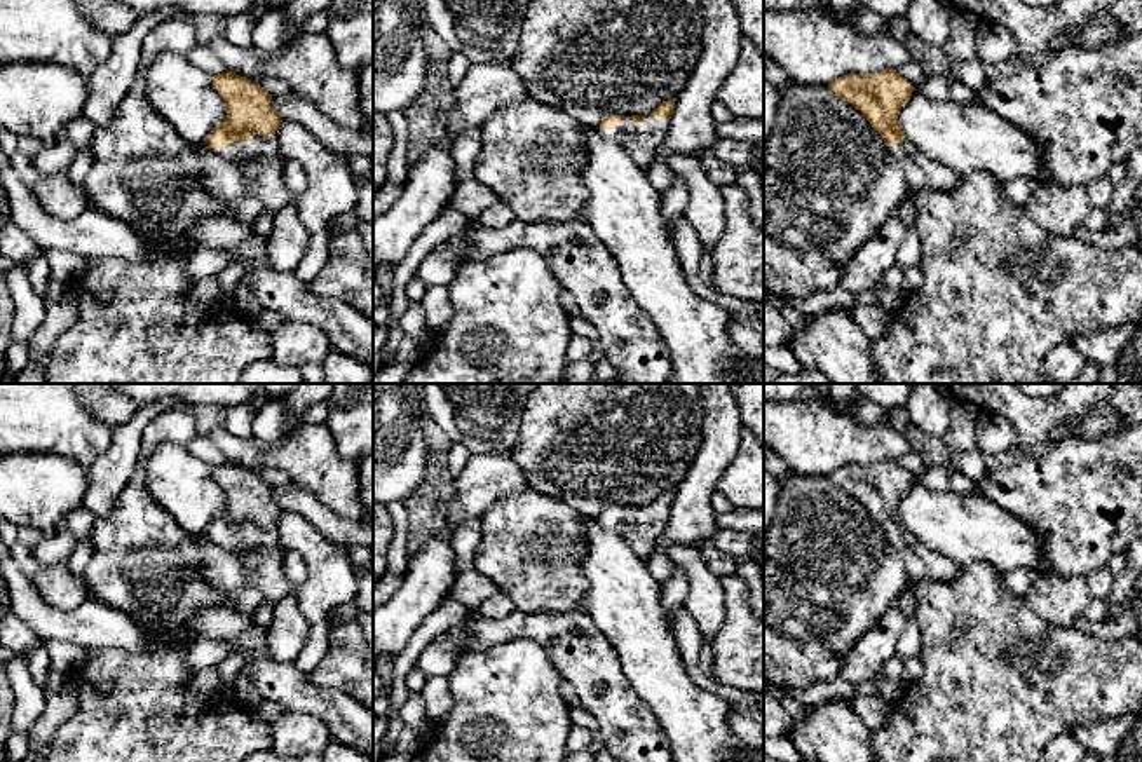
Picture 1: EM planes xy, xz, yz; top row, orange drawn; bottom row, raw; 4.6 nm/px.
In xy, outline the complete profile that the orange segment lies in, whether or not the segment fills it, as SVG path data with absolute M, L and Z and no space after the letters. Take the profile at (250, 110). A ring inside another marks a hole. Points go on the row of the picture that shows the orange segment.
M234 71L211 80L225 103L227 119L207 136L209 148L232 162L277 157L275 131L282 117L274 110L272 96Z

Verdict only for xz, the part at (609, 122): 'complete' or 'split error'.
split error

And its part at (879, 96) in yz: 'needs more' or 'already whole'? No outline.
needs more

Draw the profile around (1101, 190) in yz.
M1107 174L1086 185L1086 194L1091 208L1105 209L1112 199L1114 187L1116 185L1109 180Z

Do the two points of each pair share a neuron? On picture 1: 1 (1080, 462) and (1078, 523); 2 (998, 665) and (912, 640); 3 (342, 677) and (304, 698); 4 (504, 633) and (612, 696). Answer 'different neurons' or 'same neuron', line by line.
1: same neuron
2: different neurons
3: different neurons
4: same neuron

